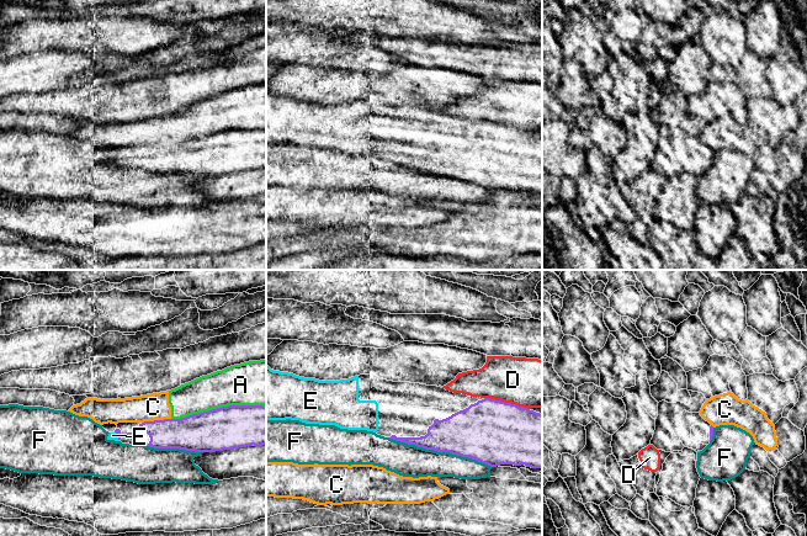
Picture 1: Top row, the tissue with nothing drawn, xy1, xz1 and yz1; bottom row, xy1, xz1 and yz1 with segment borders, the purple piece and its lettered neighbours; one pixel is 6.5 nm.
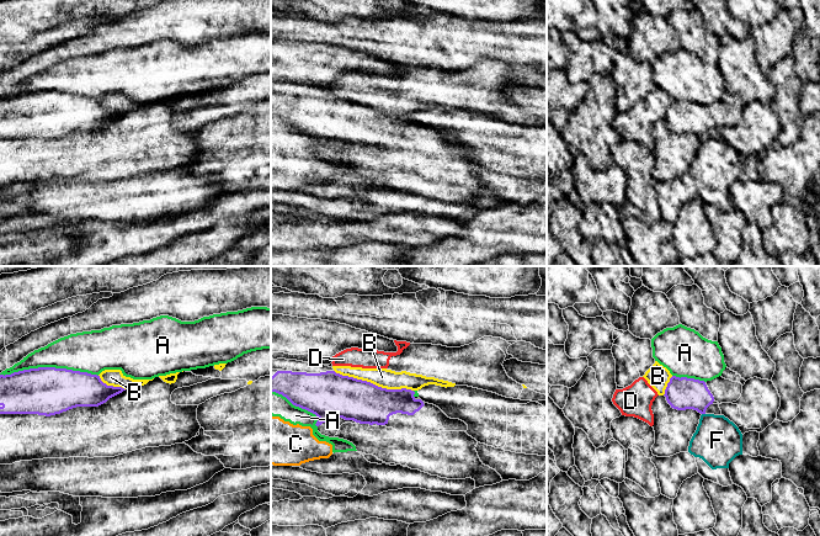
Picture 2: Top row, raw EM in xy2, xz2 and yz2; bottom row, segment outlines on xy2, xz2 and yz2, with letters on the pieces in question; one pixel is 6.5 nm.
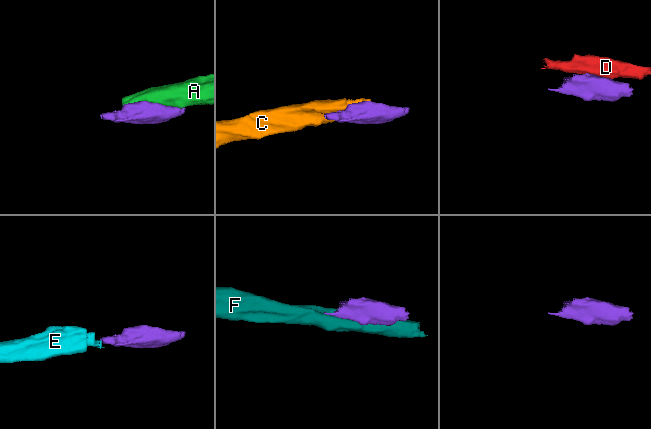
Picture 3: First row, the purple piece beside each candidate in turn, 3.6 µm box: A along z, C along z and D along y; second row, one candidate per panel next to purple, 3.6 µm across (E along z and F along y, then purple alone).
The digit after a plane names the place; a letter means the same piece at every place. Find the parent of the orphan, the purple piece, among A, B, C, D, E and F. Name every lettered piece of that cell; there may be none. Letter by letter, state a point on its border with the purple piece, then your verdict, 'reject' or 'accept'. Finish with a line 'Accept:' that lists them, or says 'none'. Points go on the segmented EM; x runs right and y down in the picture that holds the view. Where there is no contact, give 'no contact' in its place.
A: meets purple in xy2 at (49, 367); reject
B: meets purple in xz2 at (372, 383); reject
C: meets purple in xy1 at (155, 420); reject
D: meets purple in xz1 at (506, 403); reject
E: meets purple in xy1 at (117, 436); accept
F: meets purple in xz1 at (440, 451); reject
Accept: E

